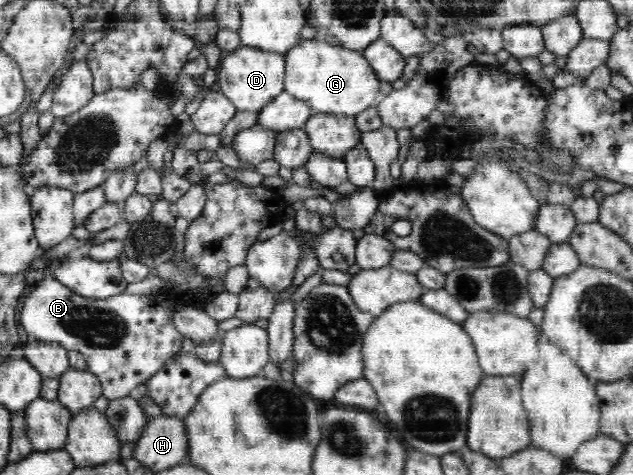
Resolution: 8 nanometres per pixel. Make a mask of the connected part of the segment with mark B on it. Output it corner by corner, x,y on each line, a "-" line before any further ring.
187,259
180,264
167,260
156,268
163,287
151,291
151,295
123,292
105,299
88,298
75,293
58,279
43,279
25,298
19,317
21,329
41,342
51,342
83,355
87,370
102,383
102,395
109,400
125,397
181,353
184,335
173,324
179,310
193,307
206,311
221,291
241,294
247,289
250,277
246,265
237,265
224,272
216,284

